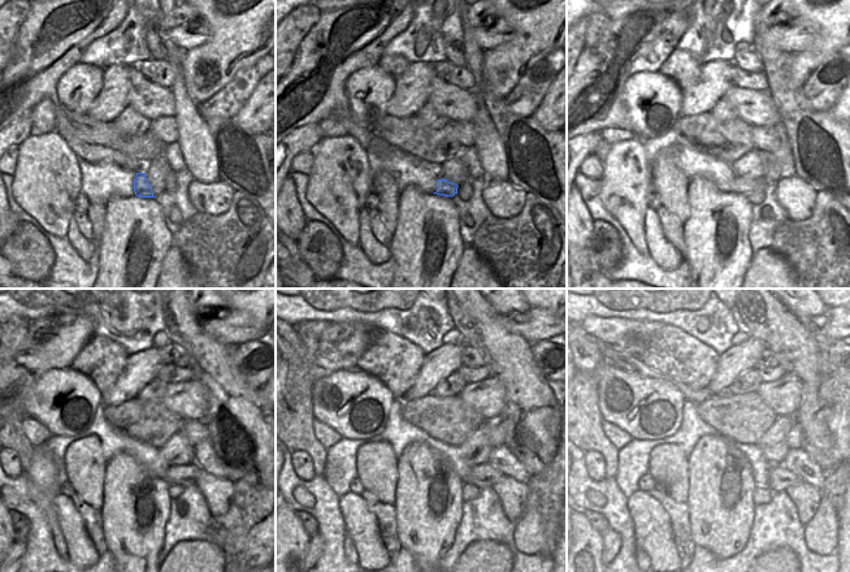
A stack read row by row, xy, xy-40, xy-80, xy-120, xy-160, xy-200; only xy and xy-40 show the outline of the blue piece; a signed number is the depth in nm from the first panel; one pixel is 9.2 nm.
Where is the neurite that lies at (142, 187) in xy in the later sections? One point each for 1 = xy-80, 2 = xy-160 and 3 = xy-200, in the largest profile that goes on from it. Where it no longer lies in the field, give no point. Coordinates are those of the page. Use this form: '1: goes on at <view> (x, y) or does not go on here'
1: goes on at xy-80 (740, 185)
2: goes on at xy-160 (482, 476)
3: goes on at xy-200 (780, 479)

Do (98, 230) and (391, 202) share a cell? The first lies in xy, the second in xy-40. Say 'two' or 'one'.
one

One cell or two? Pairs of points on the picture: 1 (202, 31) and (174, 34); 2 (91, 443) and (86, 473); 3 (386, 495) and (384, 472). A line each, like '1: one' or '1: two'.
1: one
2: one
3: one

